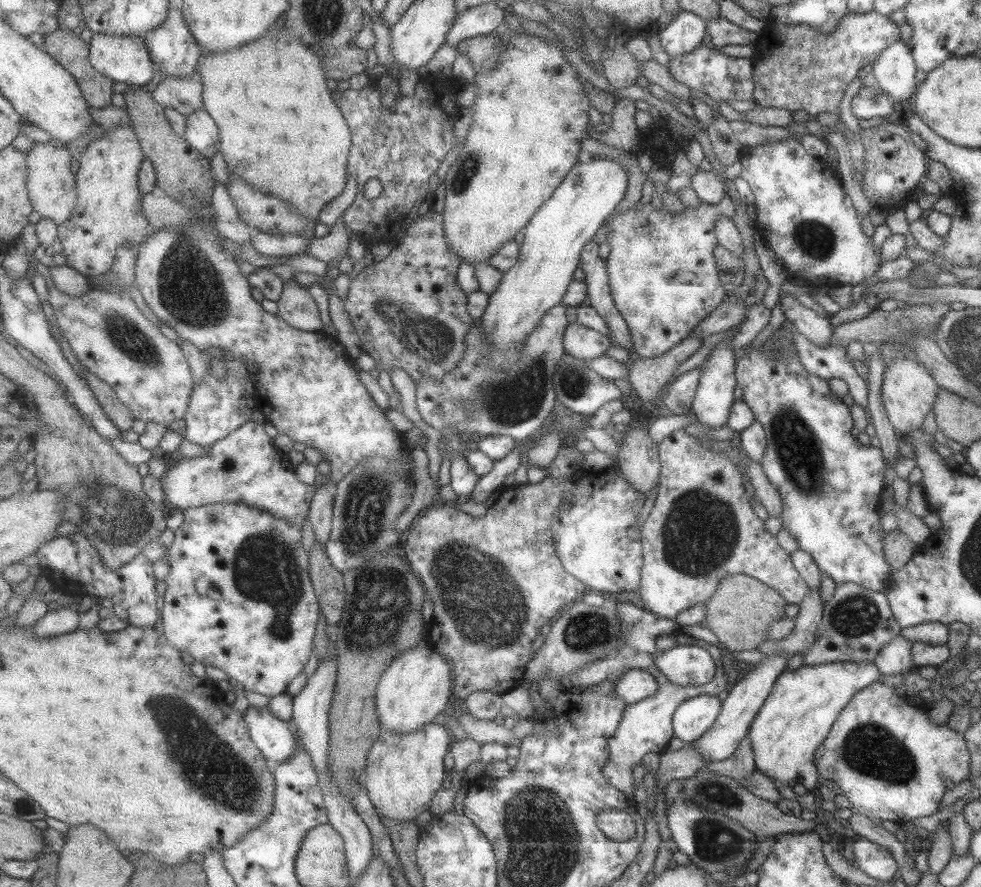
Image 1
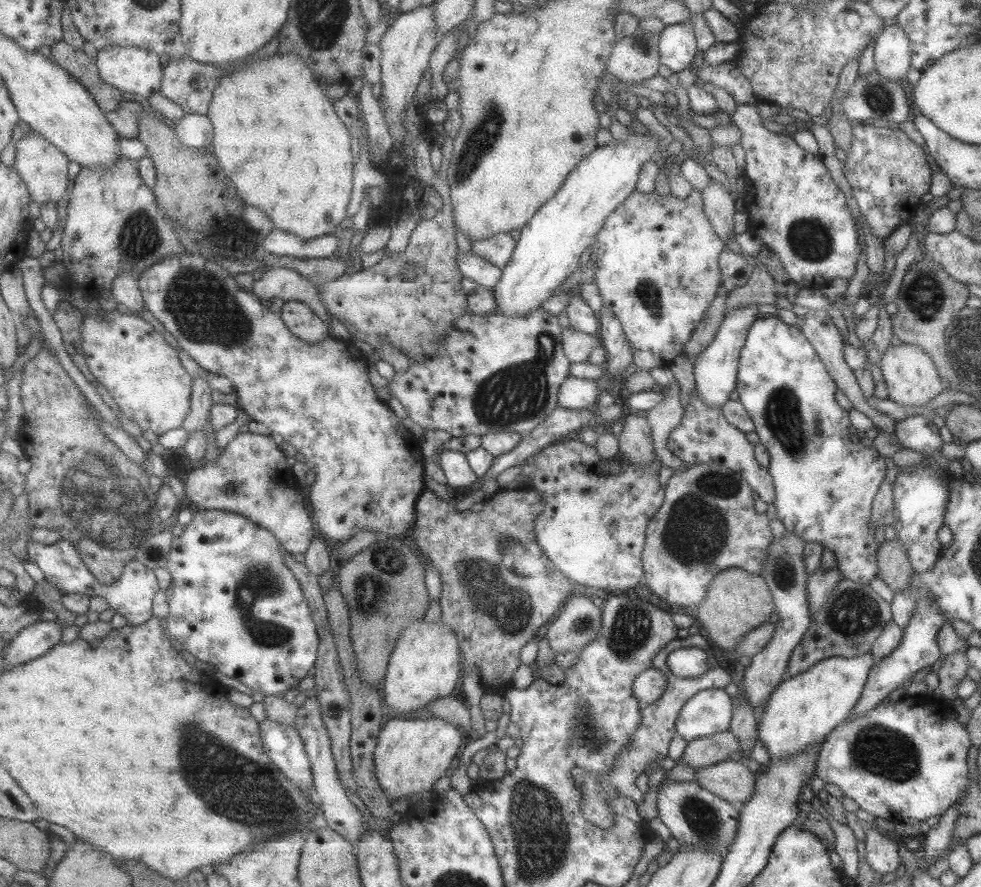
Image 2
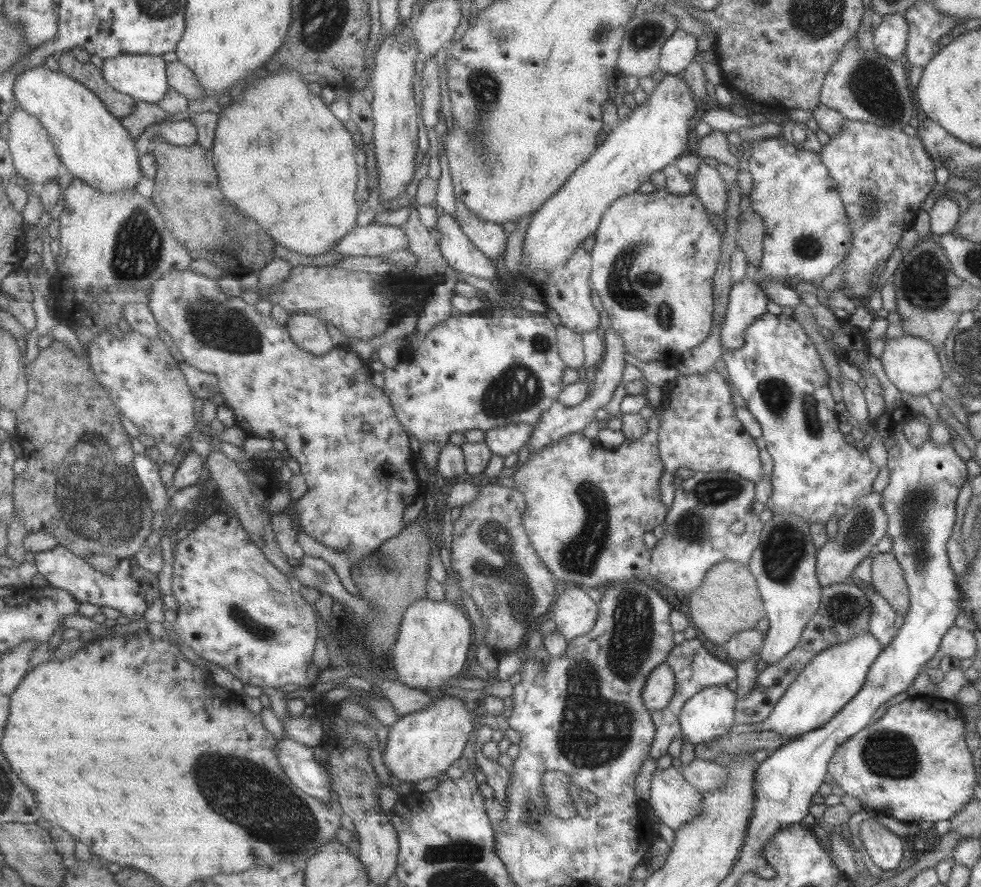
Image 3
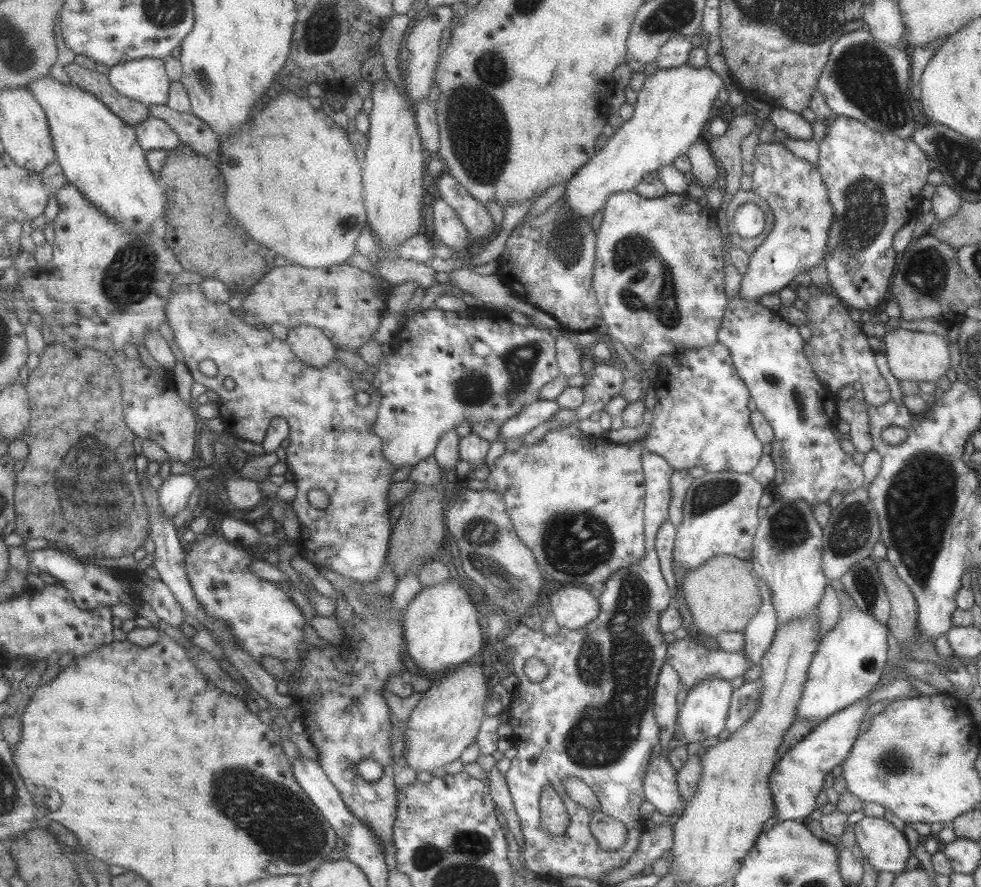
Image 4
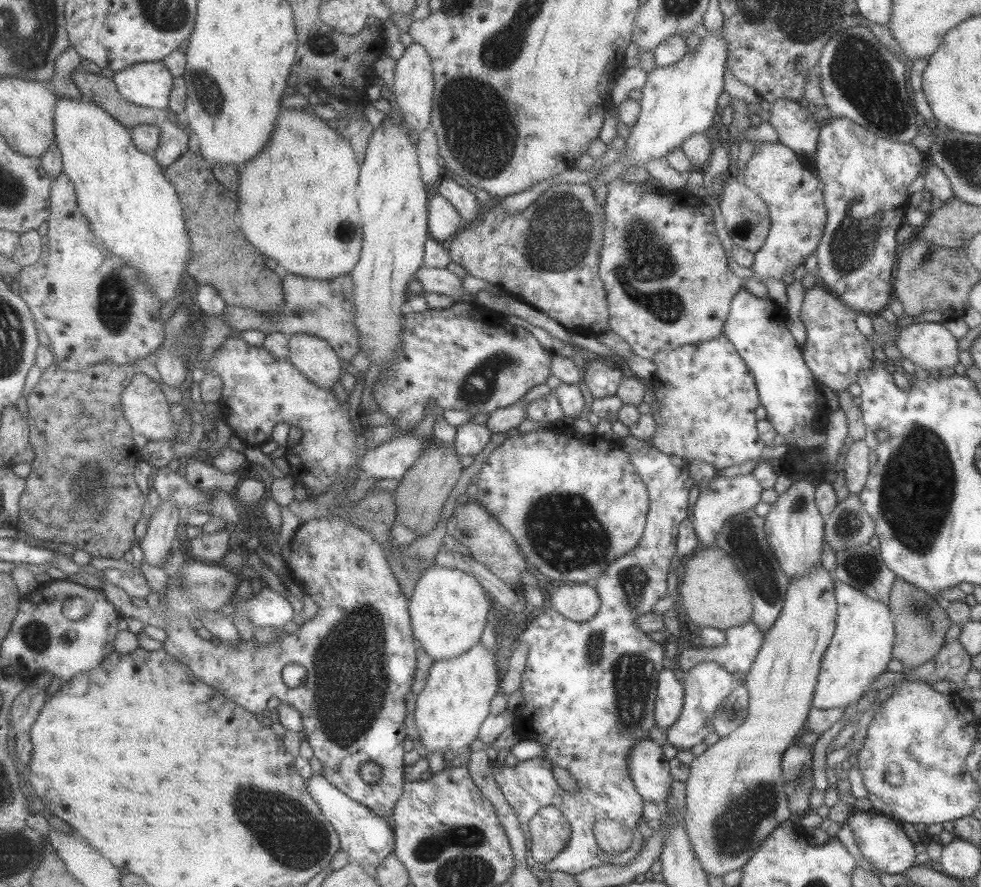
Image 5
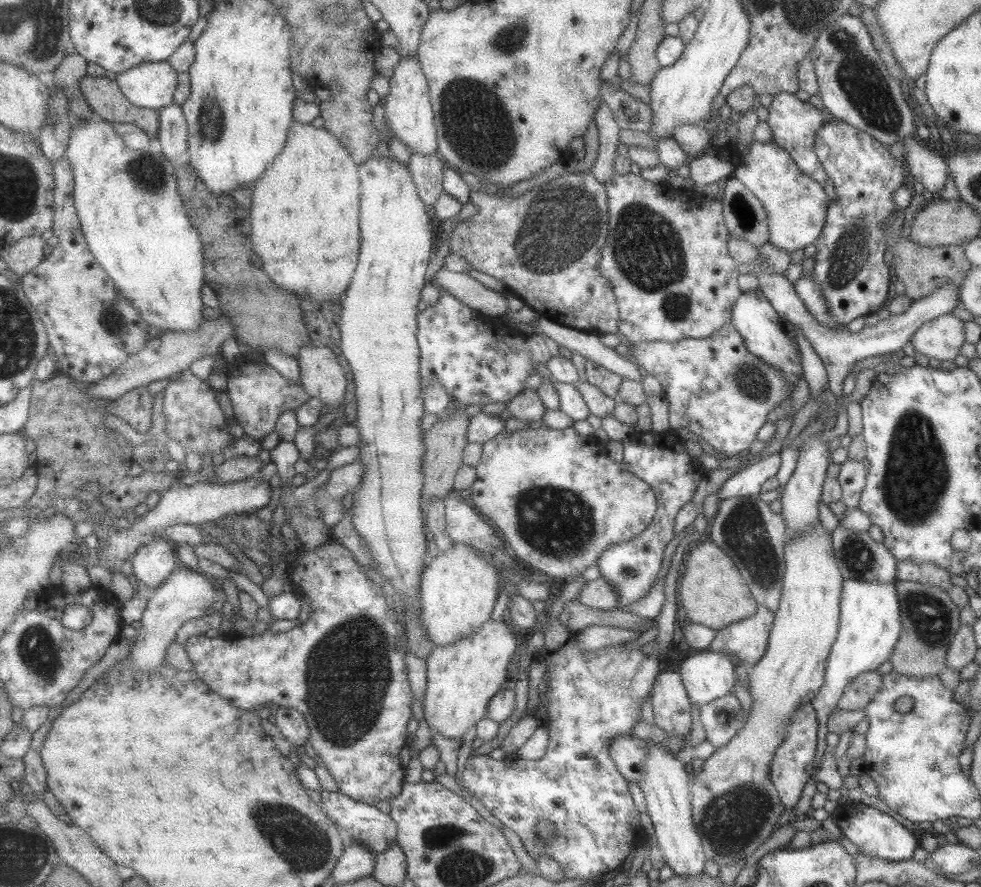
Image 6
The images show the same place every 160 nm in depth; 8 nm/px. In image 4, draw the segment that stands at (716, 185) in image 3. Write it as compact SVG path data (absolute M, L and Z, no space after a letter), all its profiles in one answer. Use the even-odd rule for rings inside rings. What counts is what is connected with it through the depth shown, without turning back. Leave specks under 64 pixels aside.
M695 141L687 150L686 158L690 163L688 175L690 180L696 182L701 187L716 187L717 161L711 155L707 144Z

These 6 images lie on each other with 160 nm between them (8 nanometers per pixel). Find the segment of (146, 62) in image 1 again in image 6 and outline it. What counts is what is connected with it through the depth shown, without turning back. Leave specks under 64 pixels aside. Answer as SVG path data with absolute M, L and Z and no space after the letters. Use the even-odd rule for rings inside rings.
M169 61L150 62L130 68L116 80L135 106L160 110L174 103L179 73Z

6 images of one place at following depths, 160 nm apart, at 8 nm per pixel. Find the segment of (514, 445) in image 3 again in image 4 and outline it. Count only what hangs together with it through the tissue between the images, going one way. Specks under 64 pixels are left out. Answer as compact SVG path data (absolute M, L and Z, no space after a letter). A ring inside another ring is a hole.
M540 399L527 405L525 409L521 410L521 413L501 423L498 437L503 442L509 438L523 438L539 424L551 420L551 416L559 410L560 407L555 401Z

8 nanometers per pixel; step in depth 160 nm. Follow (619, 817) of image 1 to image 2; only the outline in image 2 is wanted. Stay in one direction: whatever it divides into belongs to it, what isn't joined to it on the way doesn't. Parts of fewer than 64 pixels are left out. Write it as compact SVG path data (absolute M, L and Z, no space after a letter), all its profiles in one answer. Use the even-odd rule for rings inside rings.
M698 633L693 634L693 636L688 635L683 639L675 638L675 640L669 641L666 645L662 646L661 650L657 651L650 664L663 674L667 681L666 687L655 702L640 709L638 725L630 734L630 739L624 744L624 747L616 754L613 764L609 767L606 775L600 775L581 767L573 767L571 769L574 783L582 792L580 811L582 812L583 818L599 829L611 829L614 826L614 812L608 805L608 798L619 795L626 796L635 802L643 800L644 794L635 787L635 783L633 782L635 782L635 778L641 772L644 772L644 768L652 760L660 759L667 755L669 740L671 740L673 733L676 731L674 722L676 716L679 714L678 710L685 704L685 701L691 698L696 692L711 688L723 689L731 682L730 676L718 665L716 658L713 657L711 646L707 643L707 640ZM677 647L697 647L707 652L707 672L701 676L694 676L693 678L677 678L673 676L665 664L665 659L669 652L675 650Z

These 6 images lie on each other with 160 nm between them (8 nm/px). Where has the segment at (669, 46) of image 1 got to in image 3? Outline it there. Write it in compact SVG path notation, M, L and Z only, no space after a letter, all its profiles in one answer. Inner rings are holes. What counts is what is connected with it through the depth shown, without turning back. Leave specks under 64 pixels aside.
M675 29L661 45L658 68L666 74L675 75L696 60L696 37L685 29Z

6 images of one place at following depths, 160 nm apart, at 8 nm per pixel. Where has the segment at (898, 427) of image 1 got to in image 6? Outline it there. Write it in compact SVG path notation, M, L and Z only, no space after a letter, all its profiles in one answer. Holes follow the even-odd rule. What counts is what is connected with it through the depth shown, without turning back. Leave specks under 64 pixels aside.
M951 313L937 315L916 328L908 341L927 358L953 362L964 342L962 322Z

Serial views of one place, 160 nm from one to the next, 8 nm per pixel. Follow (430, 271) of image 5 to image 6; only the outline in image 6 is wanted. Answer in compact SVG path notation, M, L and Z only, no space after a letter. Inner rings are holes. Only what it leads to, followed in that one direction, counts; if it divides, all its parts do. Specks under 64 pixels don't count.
M441 267L434 274L434 284L459 299L459 302L466 304L470 309L479 310L483 314L504 318L509 312L503 292L498 293L481 285L466 273L453 272Z

